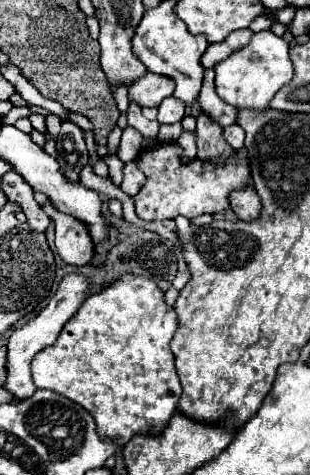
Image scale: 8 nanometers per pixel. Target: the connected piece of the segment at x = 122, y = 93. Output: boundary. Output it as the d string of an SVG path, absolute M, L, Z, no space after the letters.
M121 85L121 87L117 87L117 89L113 89L112 91L115 103L117 103L117 107L119 107L119 111L121 111L123 115L127 115L127 107L129 107L128 89L129 87Z

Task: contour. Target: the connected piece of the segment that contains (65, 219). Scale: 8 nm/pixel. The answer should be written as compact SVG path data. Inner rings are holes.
M51 203L41 205L41 209L53 219L57 227L55 245L57 245L57 253L61 255L61 259L75 267L89 265L91 259L95 257L95 243L89 235L89 229L79 219L57 211Z

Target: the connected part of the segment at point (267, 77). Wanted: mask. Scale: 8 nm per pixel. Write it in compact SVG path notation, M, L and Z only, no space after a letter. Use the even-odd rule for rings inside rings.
M273 31L253 33L251 41L215 65L217 95L237 109L267 109L273 95L293 77L289 45Z

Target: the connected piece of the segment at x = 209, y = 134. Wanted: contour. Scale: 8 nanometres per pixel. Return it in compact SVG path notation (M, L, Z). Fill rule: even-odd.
M205 113L199 115L195 133L199 161L219 161L221 157L233 157L235 151L223 141L221 131L223 129L217 123L213 123Z

